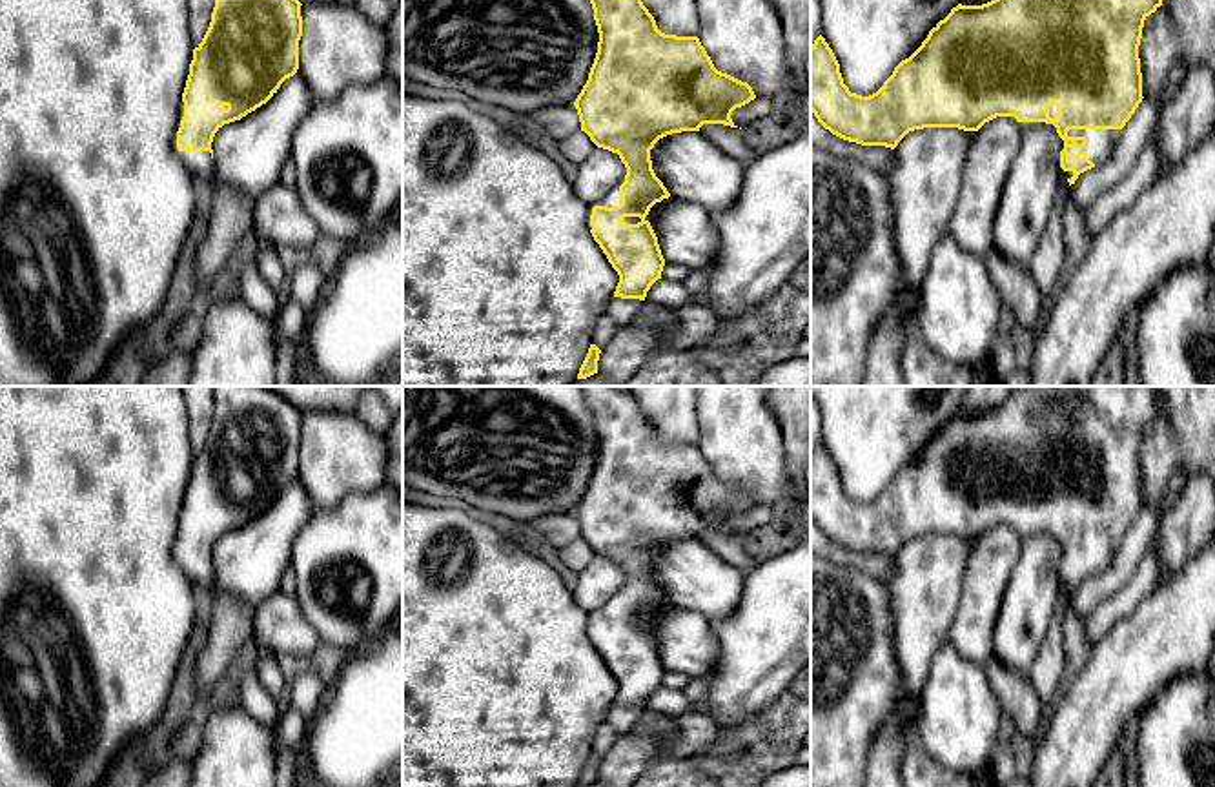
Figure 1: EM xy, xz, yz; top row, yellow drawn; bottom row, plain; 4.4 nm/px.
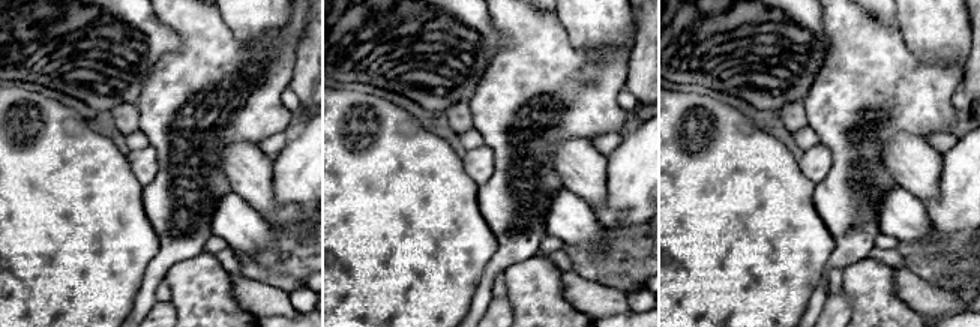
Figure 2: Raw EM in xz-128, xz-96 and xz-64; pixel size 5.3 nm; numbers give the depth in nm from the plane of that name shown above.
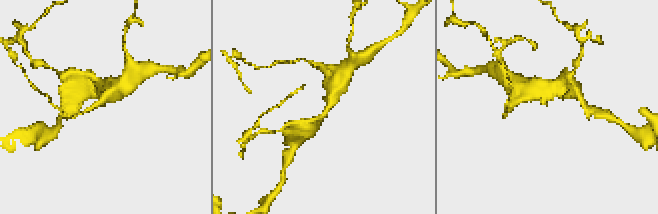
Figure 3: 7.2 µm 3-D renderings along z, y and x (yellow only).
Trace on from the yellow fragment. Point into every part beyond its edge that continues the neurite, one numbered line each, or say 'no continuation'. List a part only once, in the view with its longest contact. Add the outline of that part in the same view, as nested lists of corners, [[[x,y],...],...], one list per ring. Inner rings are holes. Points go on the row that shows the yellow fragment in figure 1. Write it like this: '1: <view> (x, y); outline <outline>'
1: yz (1101, 143); outline [[[1069,129],[1067,137],[1086,137],[1087,144],[1084,148],[1067,148],[1069,155],[1086,151],[1095,166],[1106,164],[1115,149],[1115,144],[1122,129]]]

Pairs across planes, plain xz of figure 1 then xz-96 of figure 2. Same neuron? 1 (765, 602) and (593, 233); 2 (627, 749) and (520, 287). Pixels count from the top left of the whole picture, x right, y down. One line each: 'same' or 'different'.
1: different
2: different

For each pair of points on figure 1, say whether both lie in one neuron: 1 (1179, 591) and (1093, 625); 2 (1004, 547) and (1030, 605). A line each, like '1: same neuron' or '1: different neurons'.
1: different neurons
2: different neurons

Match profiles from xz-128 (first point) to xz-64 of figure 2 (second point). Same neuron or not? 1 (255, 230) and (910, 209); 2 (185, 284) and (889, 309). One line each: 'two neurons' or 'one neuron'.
1: one neuron
2: one neuron

